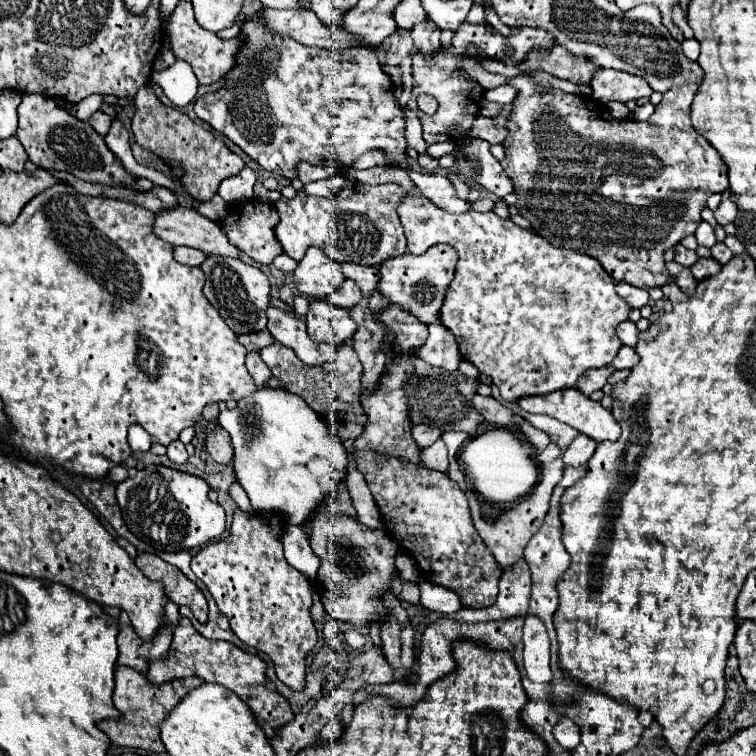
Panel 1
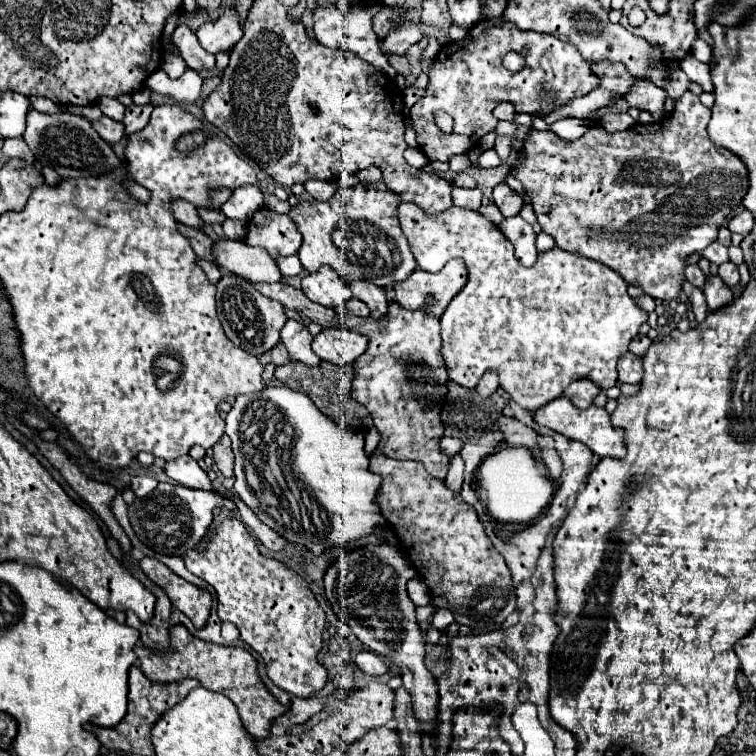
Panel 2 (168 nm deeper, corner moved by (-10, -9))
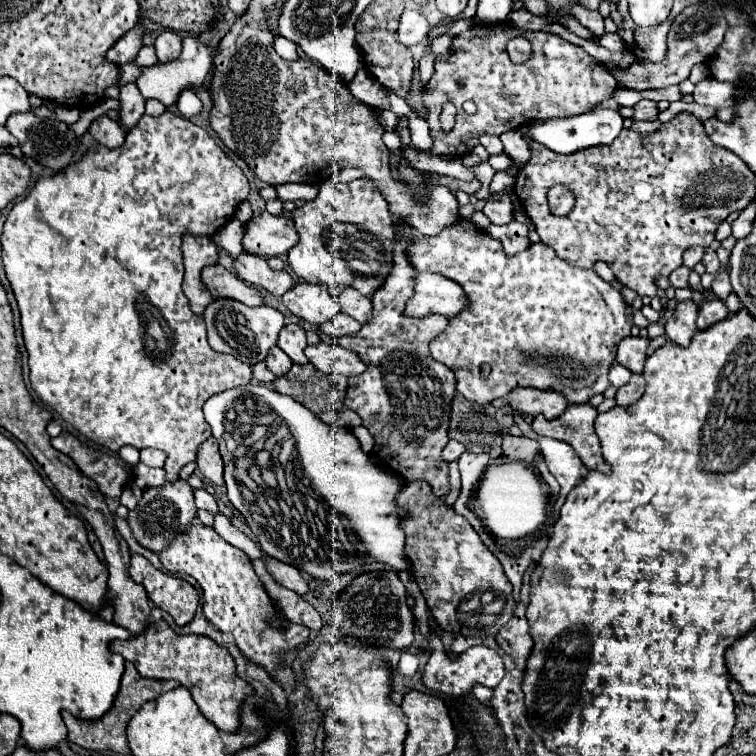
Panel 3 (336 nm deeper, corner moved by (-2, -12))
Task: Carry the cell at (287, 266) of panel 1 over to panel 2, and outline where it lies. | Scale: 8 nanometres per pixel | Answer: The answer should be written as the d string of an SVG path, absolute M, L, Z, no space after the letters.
M297 255L285 257L285 259L277 259L277 265L279 265L283 277L295 277L295 275L299 275L303 271L303 265L301 265Z

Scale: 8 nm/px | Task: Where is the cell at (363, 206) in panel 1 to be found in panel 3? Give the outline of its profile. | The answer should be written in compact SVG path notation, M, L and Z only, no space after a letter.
M333 176L329 182L321 186L315 200L305 202L301 208L293 212L293 222L301 238L299 244L289 250L289 264L293 272L305 282L325 284L333 298L339 298L339 294L345 288L355 288L361 294L371 296L375 288L383 284L383 280L387 278L387 272L391 272L391 260L393 260L391 246L395 242L393 220L387 208L387 200L383 198L379 188L371 180L361 178L349 184L343 184Z

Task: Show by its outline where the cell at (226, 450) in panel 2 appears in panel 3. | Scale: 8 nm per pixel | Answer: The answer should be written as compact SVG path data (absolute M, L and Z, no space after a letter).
M213 436L203 442L197 450L197 460L195 460L199 472L215 486L225 486L225 480L223 480L223 460L221 460L221 454L219 454L219 448L213 440Z

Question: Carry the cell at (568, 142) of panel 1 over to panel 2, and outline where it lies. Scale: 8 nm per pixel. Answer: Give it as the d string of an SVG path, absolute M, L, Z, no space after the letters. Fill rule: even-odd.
M685 91L677 101L669 117L651 125L633 125L627 131L609 133L601 125L593 125L577 141L563 141L553 131L531 129L523 139L521 163L511 169L517 177L531 205L535 207L537 221L545 233L549 233L557 247L573 251L611 267L629 285L641 287L647 295L663 301L677 299L681 293L685 257L703 251L717 239L717 229L733 207L741 203L747 193L747 169L731 151L717 147L707 137L707 121L711 109L707 109L699 97ZM559 181L583 181L581 187L565 187ZM561 205L575 205L571 223L561 223Z

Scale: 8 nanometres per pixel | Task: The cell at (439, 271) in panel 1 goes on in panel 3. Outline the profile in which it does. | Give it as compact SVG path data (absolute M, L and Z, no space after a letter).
M421 272L415 282L415 294L405 306L407 316L429 316L429 314L441 314L445 318L455 318L463 310L469 308L469 300L453 280L447 280L445 276Z

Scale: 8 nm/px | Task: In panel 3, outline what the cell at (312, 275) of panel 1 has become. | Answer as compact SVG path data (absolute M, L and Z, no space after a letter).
M301 282L293 290L283 294L283 304L301 320L321 326L339 312L337 300L333 300L327 288L319 284Z

